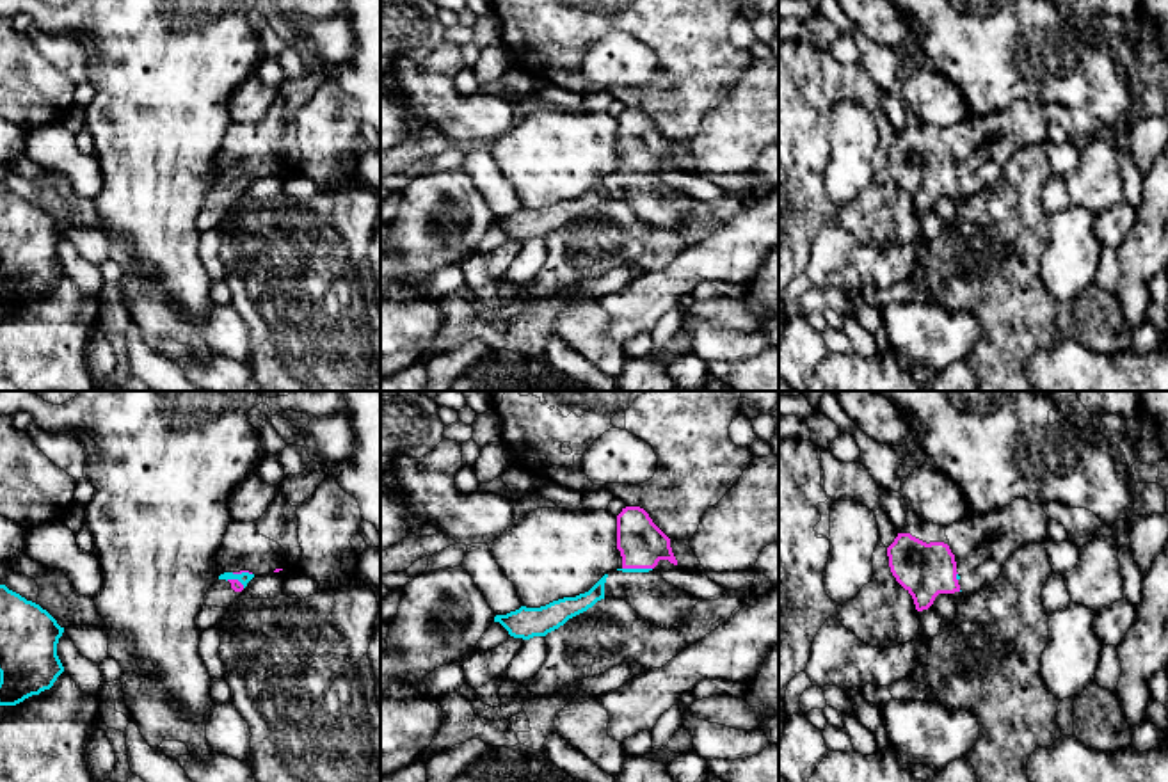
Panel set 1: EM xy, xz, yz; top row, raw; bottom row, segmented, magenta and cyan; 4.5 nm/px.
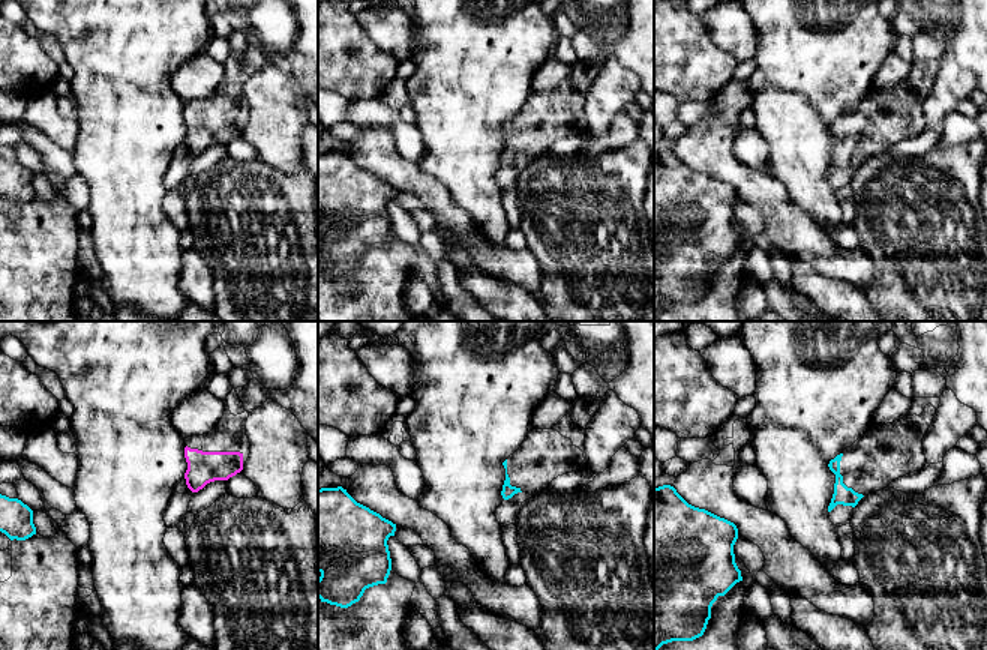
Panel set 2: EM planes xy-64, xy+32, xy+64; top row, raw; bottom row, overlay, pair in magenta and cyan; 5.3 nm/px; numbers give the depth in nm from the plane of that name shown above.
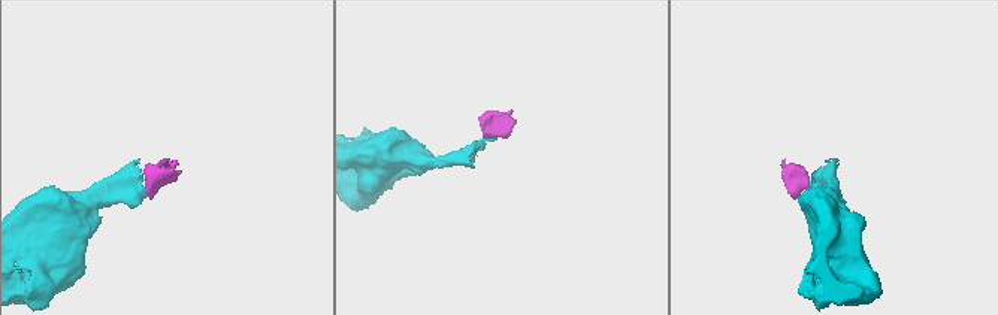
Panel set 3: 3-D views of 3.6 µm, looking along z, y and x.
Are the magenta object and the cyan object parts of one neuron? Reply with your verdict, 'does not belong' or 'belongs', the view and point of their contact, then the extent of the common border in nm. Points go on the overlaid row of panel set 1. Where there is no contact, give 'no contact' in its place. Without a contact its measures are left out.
belongs; contact xz (637, 567); length 140 nm

